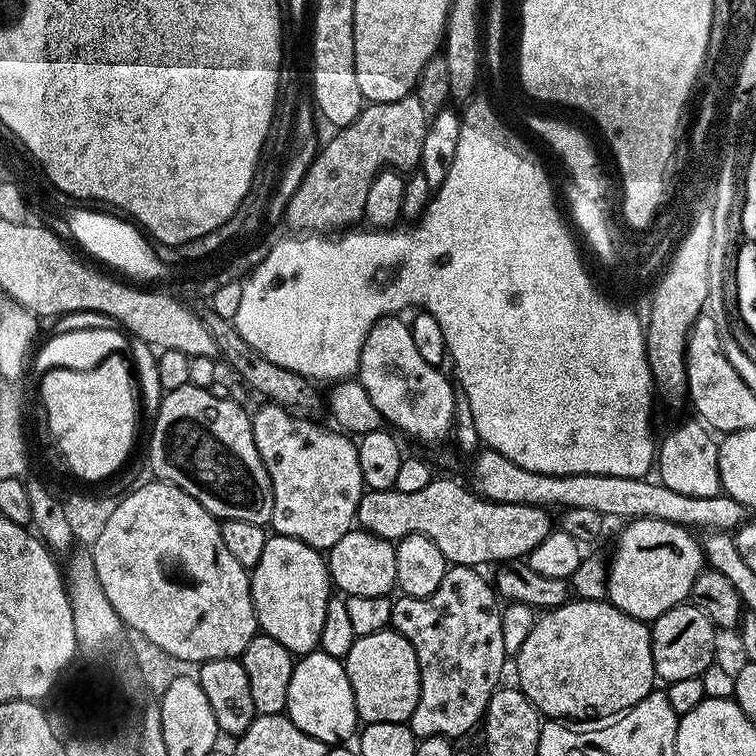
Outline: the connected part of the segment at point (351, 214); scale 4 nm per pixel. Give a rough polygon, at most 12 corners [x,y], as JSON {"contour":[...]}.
{"contour":[[414,94],[369,103],[317,151],[285,225],[364,217],[385,167],[413,171],[429,117]]}

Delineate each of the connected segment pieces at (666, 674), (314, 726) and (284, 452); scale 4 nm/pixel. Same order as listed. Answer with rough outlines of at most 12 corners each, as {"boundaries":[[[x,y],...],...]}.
{"boundaries":[[[691,602],[651,621],[654,670],[673,684],[717,659],[718,629]],[[319,650],[292,665],[286,715],[340,746],[358,728],[343,663]],[[280,404],[251,413],[271,531],[327,550],[365,494],[358,450]]]}

